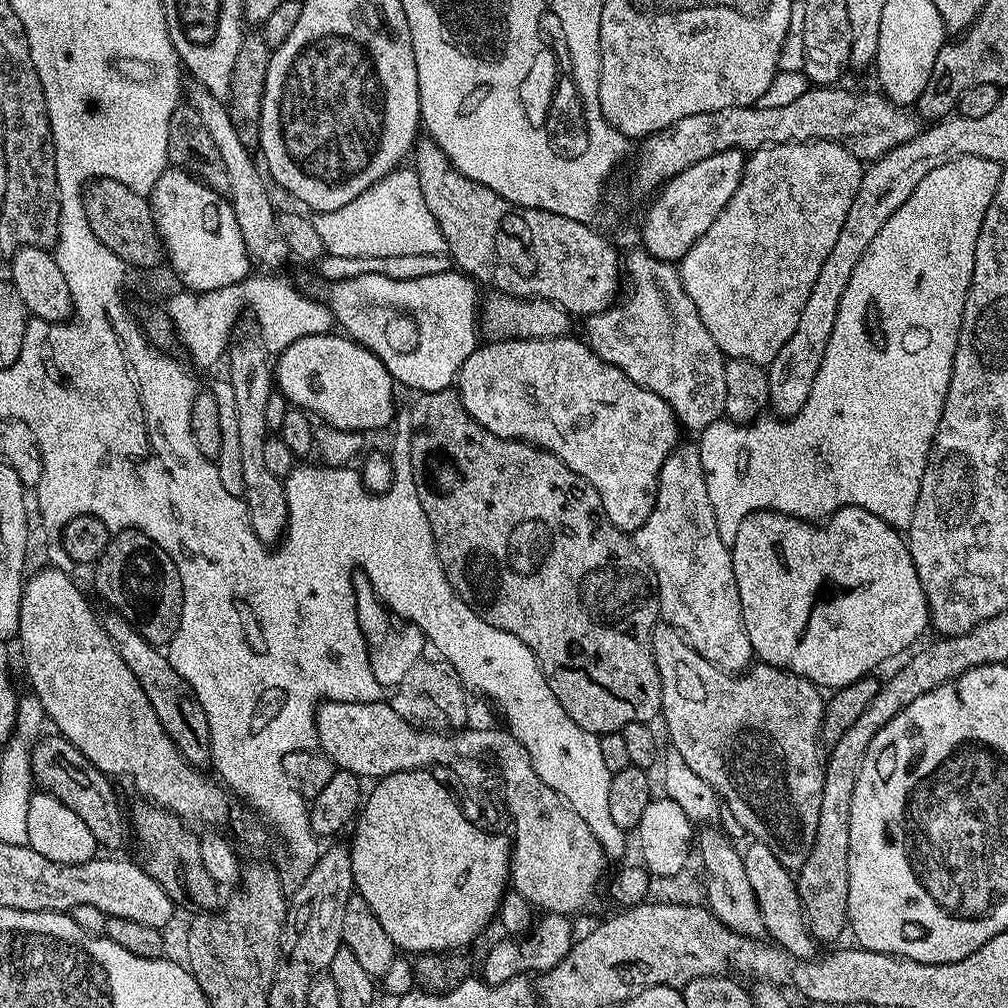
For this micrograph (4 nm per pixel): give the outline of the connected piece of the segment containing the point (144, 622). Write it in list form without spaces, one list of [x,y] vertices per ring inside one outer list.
[[[128,528],[115,533],[96,560],[94,571],[92,584],[111,611],[126,618],[156,648],[163,649],[170,643],[180,625],[184,601],[182,582],[176,563],[145,532]]]

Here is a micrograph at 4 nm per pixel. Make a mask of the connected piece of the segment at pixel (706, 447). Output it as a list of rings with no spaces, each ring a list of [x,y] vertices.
[[[956,156],[954,162],[946,162],[938,166],[938,170],[930,170],[930,174],[926,174],[926,178],[922,178],[922,182],[914,186],[914,194],[910,194],[910,198],[906,198],[906,202],[902,202],[902,206],[894,210],[886,226],[878,230],[874,242],[870,242],[870,246],[862,254],[858,266],[854,266],[854,274],[850,274],[850,282],[846,282],[846,294],[842,294],[842,302],[838,302],[838,318],[834,318],[834,330],[830,334],[818,378],[814,378],[814,386],[810,390],[806,406],[802,406],[796,416],[777,418],[772,414],[764,414],[748,424],[734,424],[727,418],[721,418],[710,422],[710,426],[706,426],[699,433],[698,447],[706,478],[706,494],[710,498],[710,506],[714,508],[714,522],[718,524],[718,534],[724,544],[730,546],[734,538],[738,538],[738,526],[742,526],[742,518],[746,518],[751,512],[781,512],[796,520],[823,522],[839,508],[858,506],[862,510],[870,510],[870,514],[881,516],[892,528],[908,529],[910,518],[914,518],[914,506],[918,502],[922,474],[950,386],[954,350],[958,346],[962,314],[974,274],[974,246],[978,242],[978,230],[982,230],[982,218],[994,198],[994,190],[998,190],[1001,171],[1001,165],[995,160],[977,156]]]

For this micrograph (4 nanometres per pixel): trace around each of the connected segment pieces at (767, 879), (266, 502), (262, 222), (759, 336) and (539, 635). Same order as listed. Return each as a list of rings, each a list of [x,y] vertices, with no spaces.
[[[749,843],[748,849],[743,849],[746,878],[750,878],[750,888],[754,890],[754,898],[758,902],[758,910],[762,914],[765,933],[773,936],[775,943],[785,952],[795,956],[798,960],[810,960],[817,955],[817,941],[812,939],[812,933],[806,927],[804,907],[800,904],[800,895],[796,889],[793,873],[778,858],[770,846]]]
[[[244,336],[241,340],[233,339],[226,349],[228,373],[226,379],[234,390],[234,407],[238,409],[238,450],[242,453],[242,482],[244,483],[243,501],[248,508],[250,526],[254,534],[266,546],[272,546],[283,537],[284,529],[288,527],[288,503],[281,477],[270,474],[263,460],[263,450],[270,435],[266,426],[266,401],[274,391],[274,368],[270,363],[270,353],[259,339]]]
[[[192,86],[189,92],[187,89],[186,100],[194,106],[194,110],[198,110],[214,146],[218,146],[218,154],[222,154],[226,175],[230,177],[228,196],[234,210],[234,218],[238,218],[238,230],[242,230],[242,242],[246,242],[246,250],[252,258],[253,265],[260,267],[261,264],[264,267],[261,269],[264,270],[280,270],[276,268],[282,267],[287,260],[290,260],[290,253],[286,239],[280,233],[278,209],[272,205],[272,196],[268,193],[270,188],[266,183],[266,177],[258,167],[257,157],[255,155],[252,157],[248,153],[251,152],[249,145],[244,144],[239,138],[227,107],[217,97],[212,96],[205,88]]]
[[[809,140],[798,144],[769,144],[767,148],[755,149],[745,159],[744,173],[740,179],[738,190],[734,190],[734,198],[726,202],[722,214],[714,218],[714,226],[690,246],[690,250],[678,261],[680,281],[694,302],[694,310],[698,310],[698,318],[702,318],[702,326],[710,330],[710,338],[718,342],[718,350],[725,357],[733,360],[749,360],[755,364],[767,365],[778,358],[778,350],[786,346],[790,334],[798,327],[798,318],[802,314],[802,306],[806,306],[806,298],[810,298],[810,290],[814,290],[814,282],[818,278],[818,270],[822,270],[822,262],[826,262],[826,254],[834,247],[834,241],[842,230],[842,222],[846,222],[846,214],[850,210],[850,202],[854,202],[854,194],[858,194],[858,186],[862,182],[864,168],[862,161],[843,143],[835,140]]]
[[[452,390],[443,392],[422,392],[415,397],[412,404],[412,441],[406,448],[406,454],[412,460],[414,482],[418,486],[418,502],[422,502],[422,510],[426,510],[426,518],[430,522],[432,537],[436,543],[436,556],[444,567],[444,573],[450,587],[456,595],[474,610],[482,622],[494,626],[498,630],[506,630],[506,634],[514,634],[530,651],[538,662],[550,690],[554,690],[554,698],[582,726],[582,730],[605,734],[621,733],[626,726],[634,722],[652,724],[661,715],[662,686],[658,678],[658,666],[652,653],[652,631],[661,619],[660,596],[652,574],[652,567],[636,548],[636,541],[627,532],[623,532],[606,514],[602,506],[602,498],[598,498],[598,490],[586,482],[566,462],[562,462],[545,448],[537,448],[535,444],[525,444],[522,440],[507,440],[490,434],[460,404],[457,393]]]

